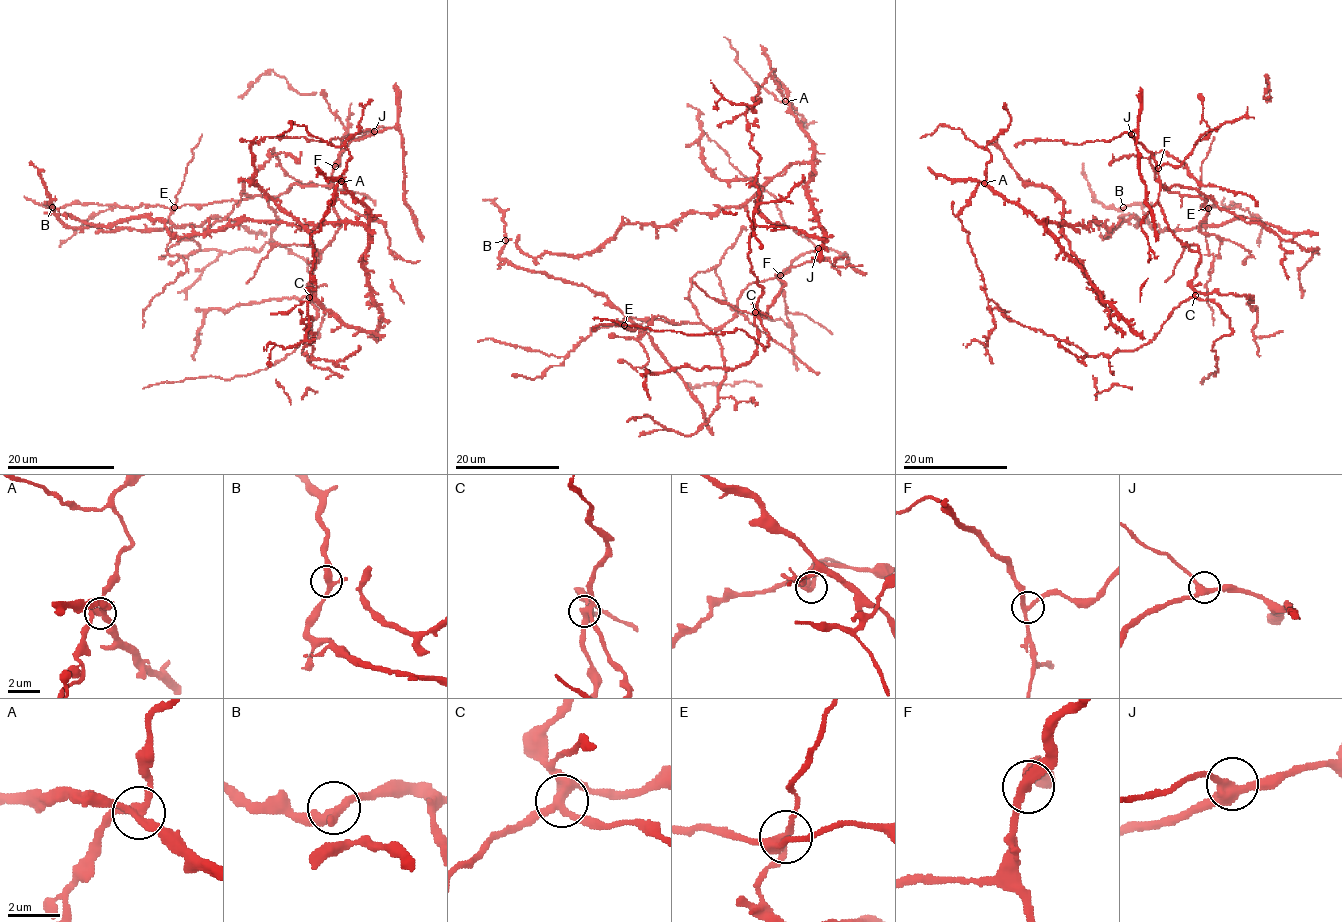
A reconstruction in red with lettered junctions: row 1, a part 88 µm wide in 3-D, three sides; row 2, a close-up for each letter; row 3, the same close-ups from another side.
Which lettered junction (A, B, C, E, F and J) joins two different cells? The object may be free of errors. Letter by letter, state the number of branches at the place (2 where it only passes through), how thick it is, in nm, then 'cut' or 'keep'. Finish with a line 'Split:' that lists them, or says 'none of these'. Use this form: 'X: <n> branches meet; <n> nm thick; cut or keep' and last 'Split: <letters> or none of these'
A: 4 branches meet; 320 nm thick; keep
B: 3 branches meet; 320 nm thick; keep
C: 4 branches meet; 360 nm thick; keep
E: 4 branches meet; 320 nm thick; cut
F: 3 branches meet; 300 nm thick; keep
J: 3 branches meet; 340 nm thick; keep
Split: E

